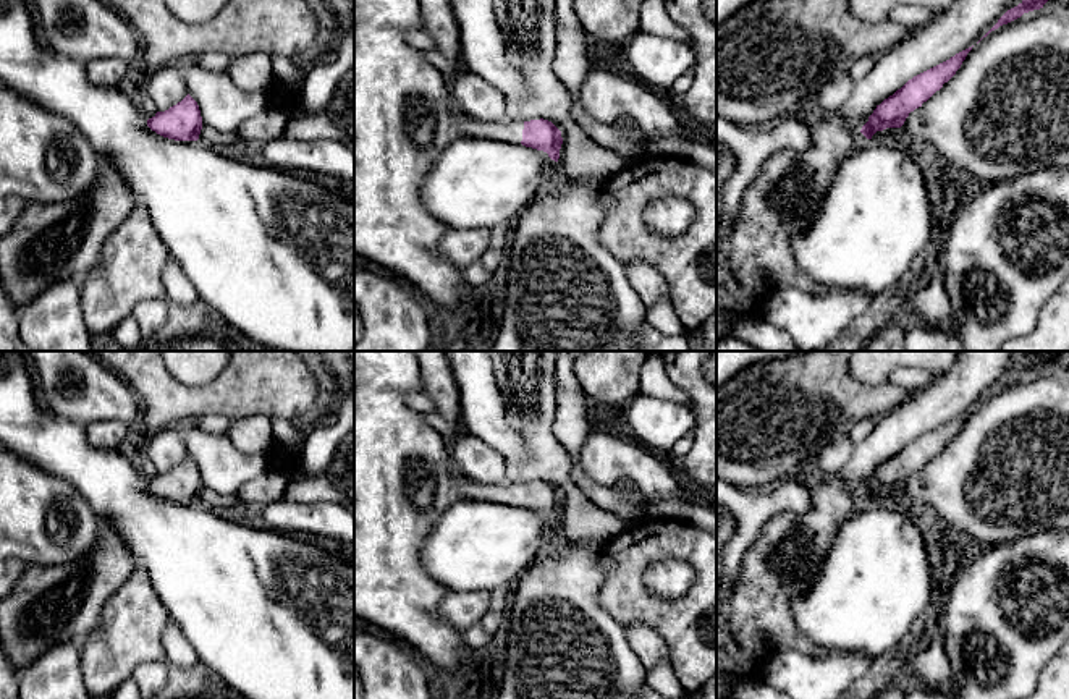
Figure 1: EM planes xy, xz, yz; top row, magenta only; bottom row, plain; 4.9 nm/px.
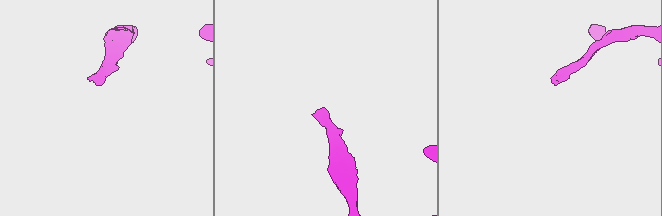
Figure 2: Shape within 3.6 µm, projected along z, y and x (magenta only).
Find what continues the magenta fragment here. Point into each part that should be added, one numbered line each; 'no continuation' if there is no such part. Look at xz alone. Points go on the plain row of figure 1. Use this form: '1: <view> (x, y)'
1: xz (498, 492)

